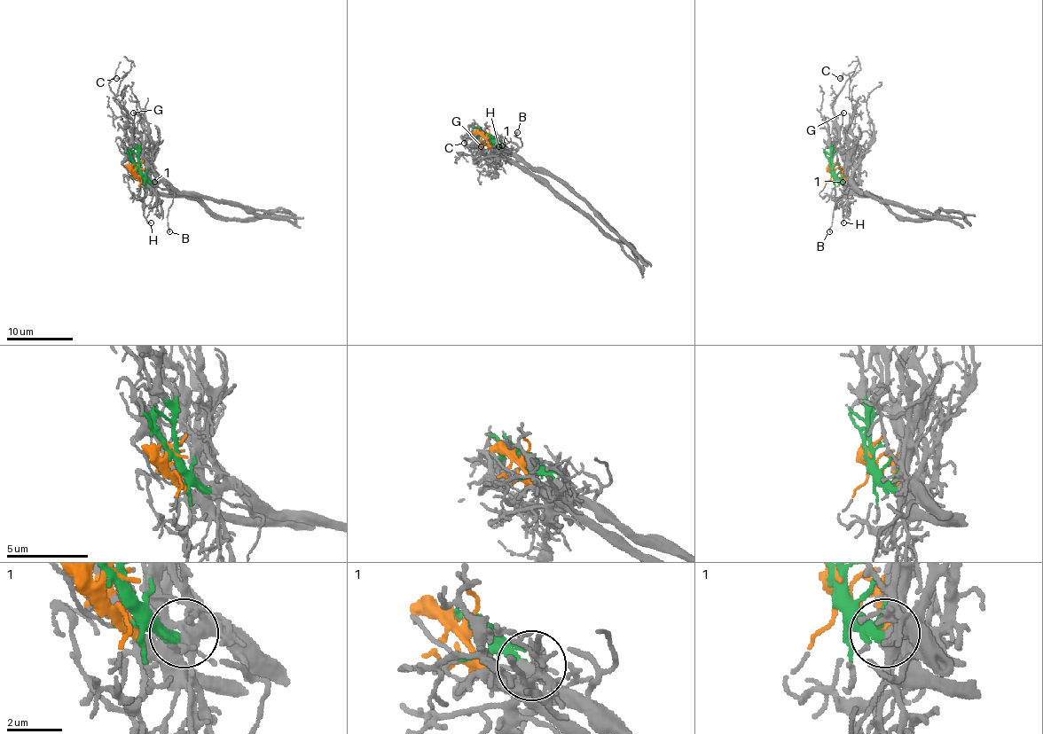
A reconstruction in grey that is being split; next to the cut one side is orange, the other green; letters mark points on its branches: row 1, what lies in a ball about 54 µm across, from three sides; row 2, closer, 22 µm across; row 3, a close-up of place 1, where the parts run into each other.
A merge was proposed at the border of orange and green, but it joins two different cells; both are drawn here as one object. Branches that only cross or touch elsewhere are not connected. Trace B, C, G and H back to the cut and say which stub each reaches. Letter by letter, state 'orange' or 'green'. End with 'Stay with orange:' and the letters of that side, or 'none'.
B: green
C: green
G: green
H: orange
Stay with orange: H

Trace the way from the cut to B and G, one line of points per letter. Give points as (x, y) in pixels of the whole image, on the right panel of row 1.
B: (832, 168), (842, 182), (847, 182), (850, 187), (835, 201), (828, 231)
G: (832, 168), (832, 147), (840, 134), (843, 112)

